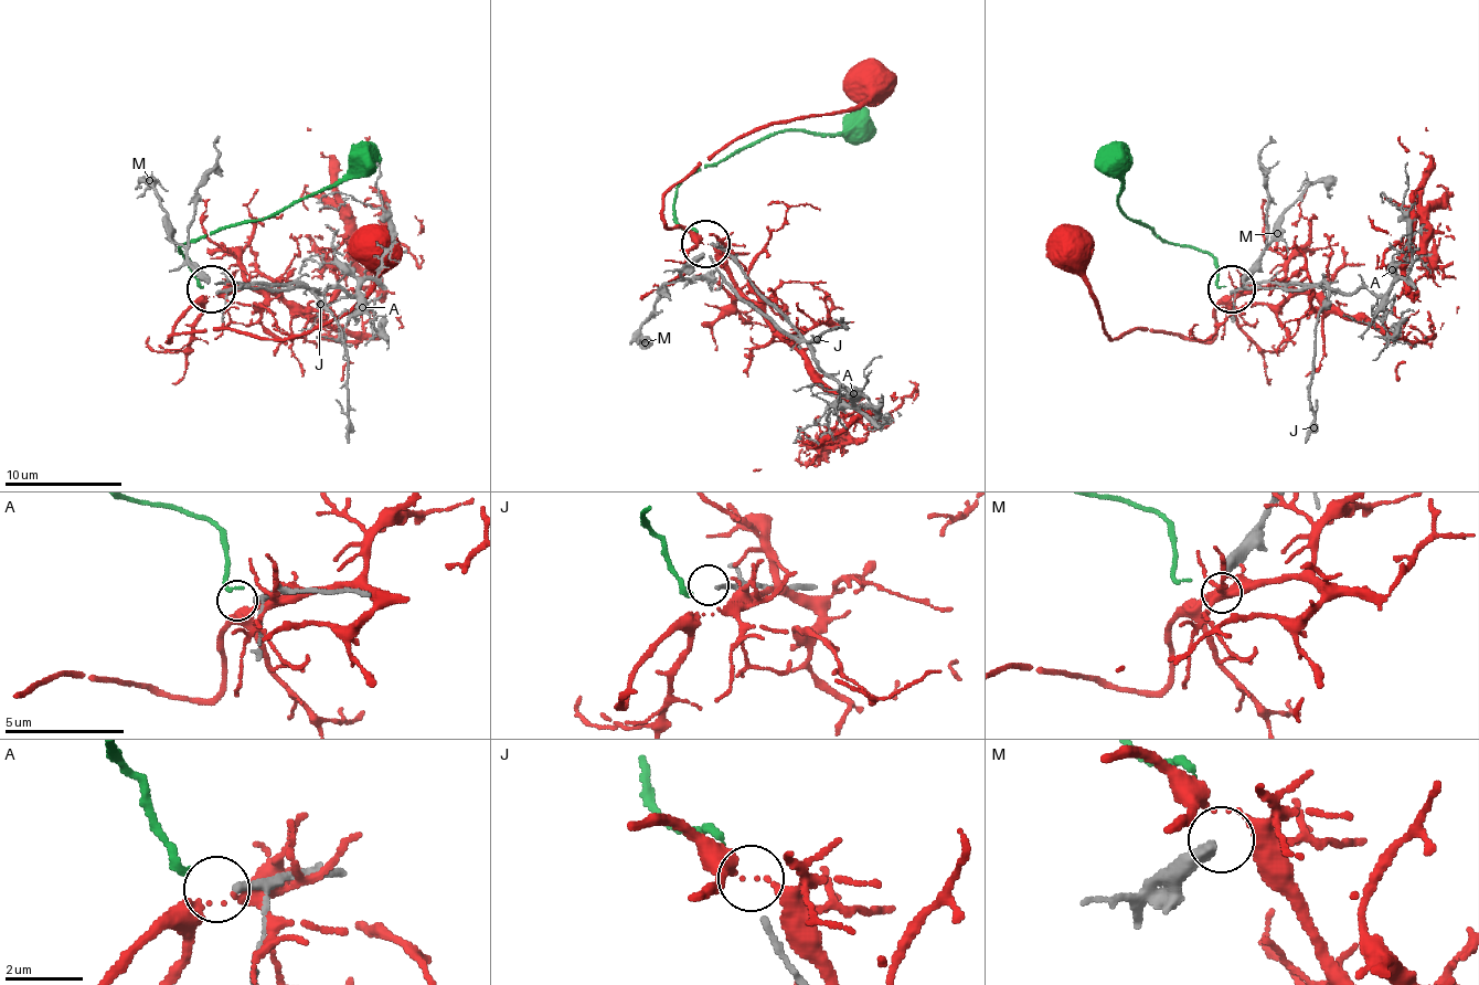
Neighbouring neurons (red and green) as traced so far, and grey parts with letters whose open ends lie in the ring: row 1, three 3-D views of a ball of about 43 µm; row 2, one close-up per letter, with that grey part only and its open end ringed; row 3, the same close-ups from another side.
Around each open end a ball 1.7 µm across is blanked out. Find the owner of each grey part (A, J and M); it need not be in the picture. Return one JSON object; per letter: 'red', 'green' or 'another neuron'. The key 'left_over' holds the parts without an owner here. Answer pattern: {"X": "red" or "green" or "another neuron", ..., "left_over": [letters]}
{"A": "another neuron", "J": "green", "M": "another neuron", "left_over": ["A", "M"]}

